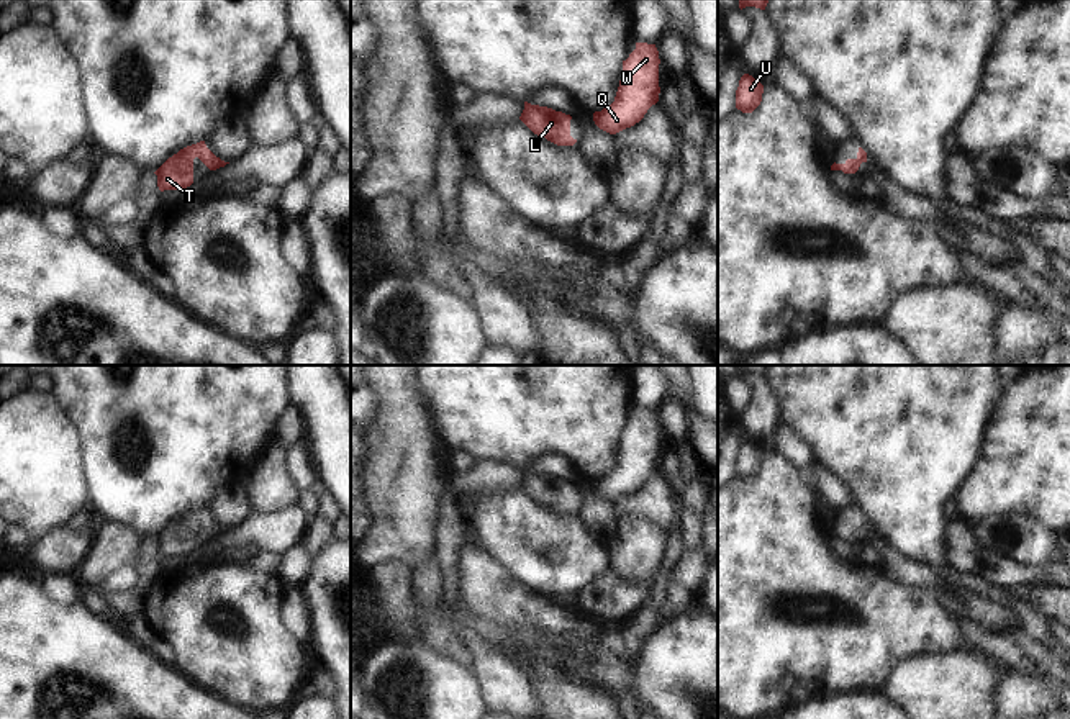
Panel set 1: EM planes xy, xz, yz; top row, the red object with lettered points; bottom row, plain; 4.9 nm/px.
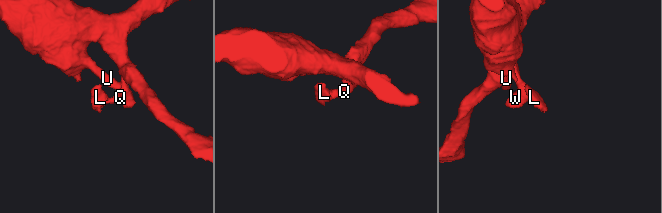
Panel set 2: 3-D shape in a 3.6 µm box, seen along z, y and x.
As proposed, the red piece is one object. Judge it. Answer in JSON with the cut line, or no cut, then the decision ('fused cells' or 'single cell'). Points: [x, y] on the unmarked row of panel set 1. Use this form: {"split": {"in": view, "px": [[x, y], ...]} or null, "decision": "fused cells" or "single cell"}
{"split": null, "decision": "single cell"}

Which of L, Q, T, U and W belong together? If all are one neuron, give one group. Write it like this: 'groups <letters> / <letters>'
groups L Q T U W

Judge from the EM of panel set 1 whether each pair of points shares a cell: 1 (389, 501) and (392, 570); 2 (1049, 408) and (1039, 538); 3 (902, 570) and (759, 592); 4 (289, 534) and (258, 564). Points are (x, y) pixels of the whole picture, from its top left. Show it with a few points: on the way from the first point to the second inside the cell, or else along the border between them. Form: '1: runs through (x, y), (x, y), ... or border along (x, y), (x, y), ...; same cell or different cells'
1: border along (367, 570), (389, 560), (402, 560), (412, 570); different cells
2: border along (1003, 513), (1029, 513), (1052, 531); different cells
3: border along (880, 567), (895, 582), (921, 588); different cells
4: border along (261, 551), (279, 557); different cells

